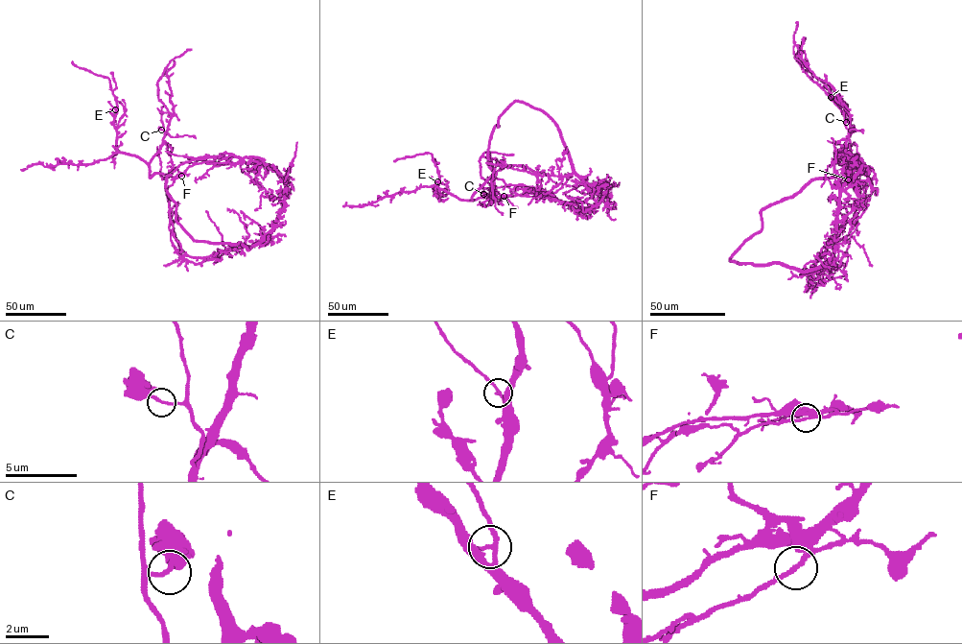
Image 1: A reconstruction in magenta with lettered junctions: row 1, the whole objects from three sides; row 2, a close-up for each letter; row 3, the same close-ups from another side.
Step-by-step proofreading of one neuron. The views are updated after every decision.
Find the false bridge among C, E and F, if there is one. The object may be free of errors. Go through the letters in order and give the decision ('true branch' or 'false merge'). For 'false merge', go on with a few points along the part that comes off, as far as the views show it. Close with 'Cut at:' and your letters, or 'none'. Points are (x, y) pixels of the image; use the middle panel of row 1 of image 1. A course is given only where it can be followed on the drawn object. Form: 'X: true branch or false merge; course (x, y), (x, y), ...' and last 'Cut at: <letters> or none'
C: true branch
E: true branch
F: false merge; course (504, 196), (488, 205), (493, 197), (493, 172), (502, 162), (534, 174), (546, 174), (554, 182)
Cut at: F

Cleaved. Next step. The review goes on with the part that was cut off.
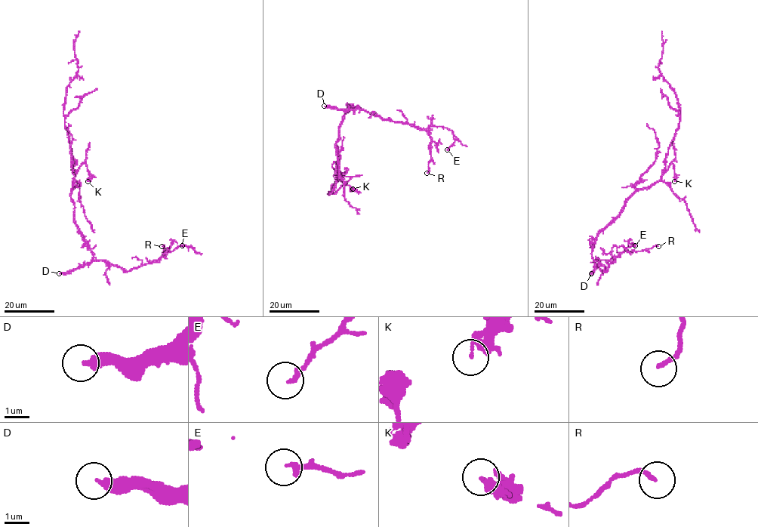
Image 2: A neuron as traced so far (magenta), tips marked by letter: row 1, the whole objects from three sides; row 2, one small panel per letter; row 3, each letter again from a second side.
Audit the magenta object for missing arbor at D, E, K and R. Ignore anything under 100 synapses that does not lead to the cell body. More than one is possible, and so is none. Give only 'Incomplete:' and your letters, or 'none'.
Incomplete: D

